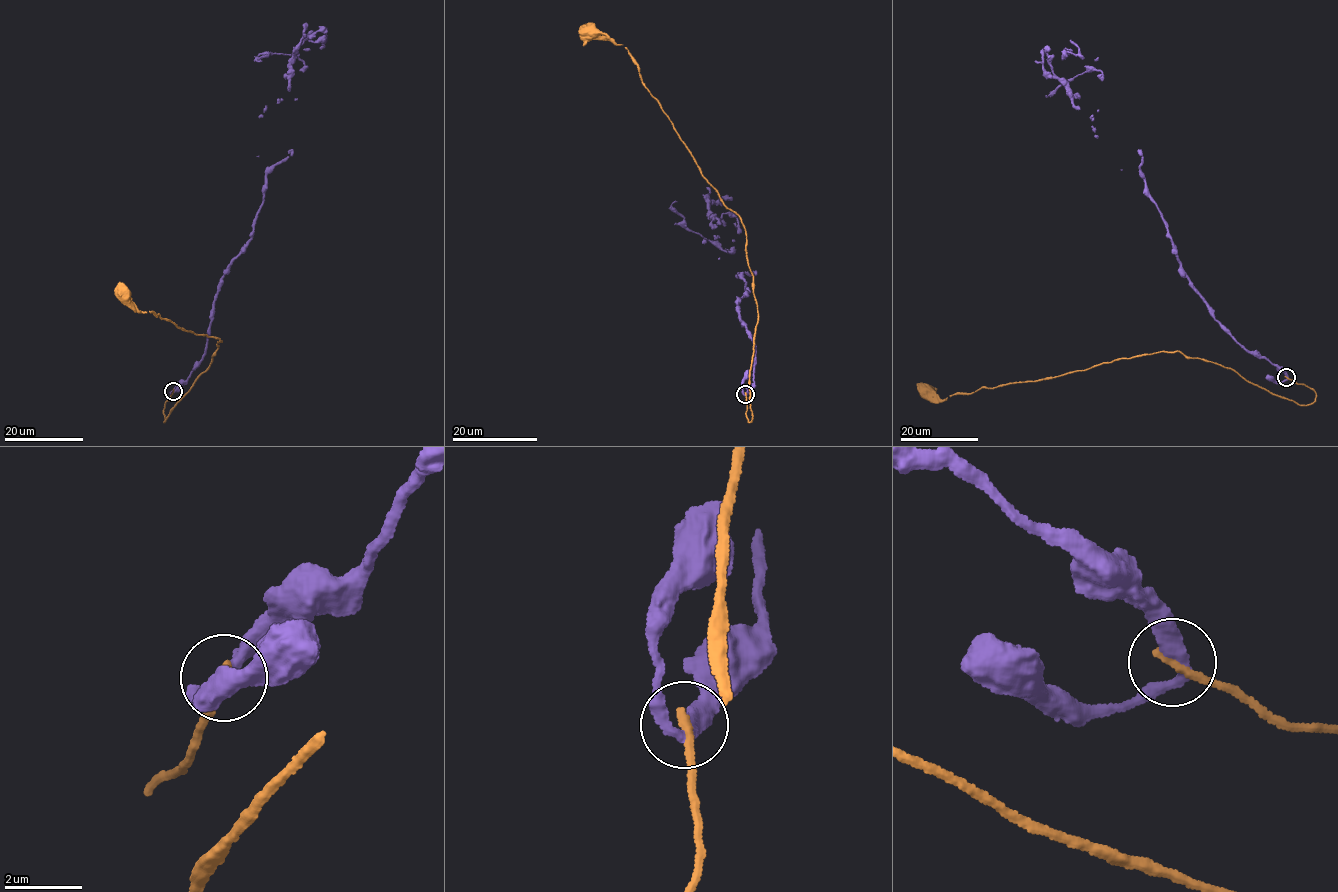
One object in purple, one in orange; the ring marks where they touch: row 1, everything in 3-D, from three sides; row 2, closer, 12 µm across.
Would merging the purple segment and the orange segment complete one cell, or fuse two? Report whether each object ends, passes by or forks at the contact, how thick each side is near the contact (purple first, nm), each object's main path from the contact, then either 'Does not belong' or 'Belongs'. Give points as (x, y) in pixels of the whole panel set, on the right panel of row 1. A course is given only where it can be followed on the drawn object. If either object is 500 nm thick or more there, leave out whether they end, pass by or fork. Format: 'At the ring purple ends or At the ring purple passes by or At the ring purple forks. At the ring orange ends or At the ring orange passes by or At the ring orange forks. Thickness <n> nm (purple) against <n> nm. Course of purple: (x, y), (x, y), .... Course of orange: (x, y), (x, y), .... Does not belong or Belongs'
At the ring purple passes by. At the ring orange ends. Thickness 340 nm (purple) against 240 nm. Course of purple: (1287, 377), (1247, 352), (1215, 318), (1185, 274), (1145, 179), (1120, 169), (1050, 63), (1068, 52), (1095, 61). Course of orange: (1287, 377), (1309, 387), (1316, 400), (1297, 404), (1229, 368), (1179, 351), (981, 387), (942, 400), (926, 389). Does not belong

